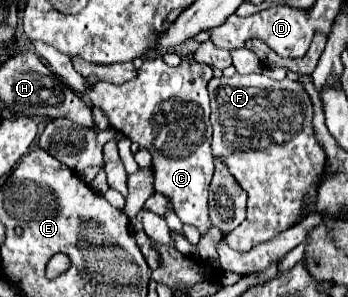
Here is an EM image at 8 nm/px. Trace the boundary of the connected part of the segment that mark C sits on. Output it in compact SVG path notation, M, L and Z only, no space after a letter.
M32 41L32 47L50 65L52 73L68 83L74 93L100 107L116 131L152 153L156 191L166 193L172 199L174 211L182 225L192 225L200 231L200 235L206 235L212 225L208 217L208 185L214 173L214 157L210 153L210 101L206 89L212 79L212 69L194 59L186 59L178 67L170 67L162 61L162 57L156 57L144 61L132 81L122 85L102 81L86 91L84 79L72 67L68 55L52 49L52 45L42 45L42 41Z

